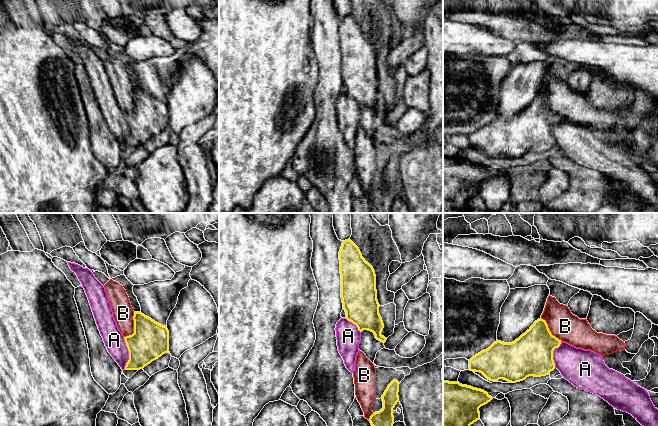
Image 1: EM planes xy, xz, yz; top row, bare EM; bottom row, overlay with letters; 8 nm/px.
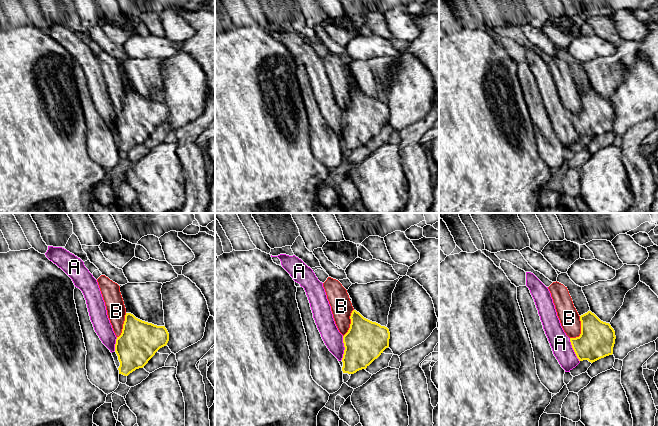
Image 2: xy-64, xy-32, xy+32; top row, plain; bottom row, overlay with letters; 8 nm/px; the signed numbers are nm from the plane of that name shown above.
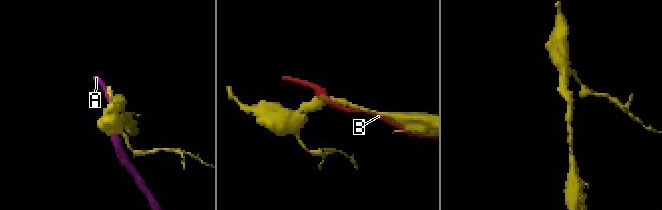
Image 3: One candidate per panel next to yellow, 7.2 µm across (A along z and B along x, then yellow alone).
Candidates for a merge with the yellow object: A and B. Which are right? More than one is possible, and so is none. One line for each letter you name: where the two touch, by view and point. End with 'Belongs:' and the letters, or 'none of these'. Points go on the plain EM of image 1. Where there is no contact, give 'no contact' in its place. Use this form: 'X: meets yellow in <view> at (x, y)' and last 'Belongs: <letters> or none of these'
Belongs: none of these

